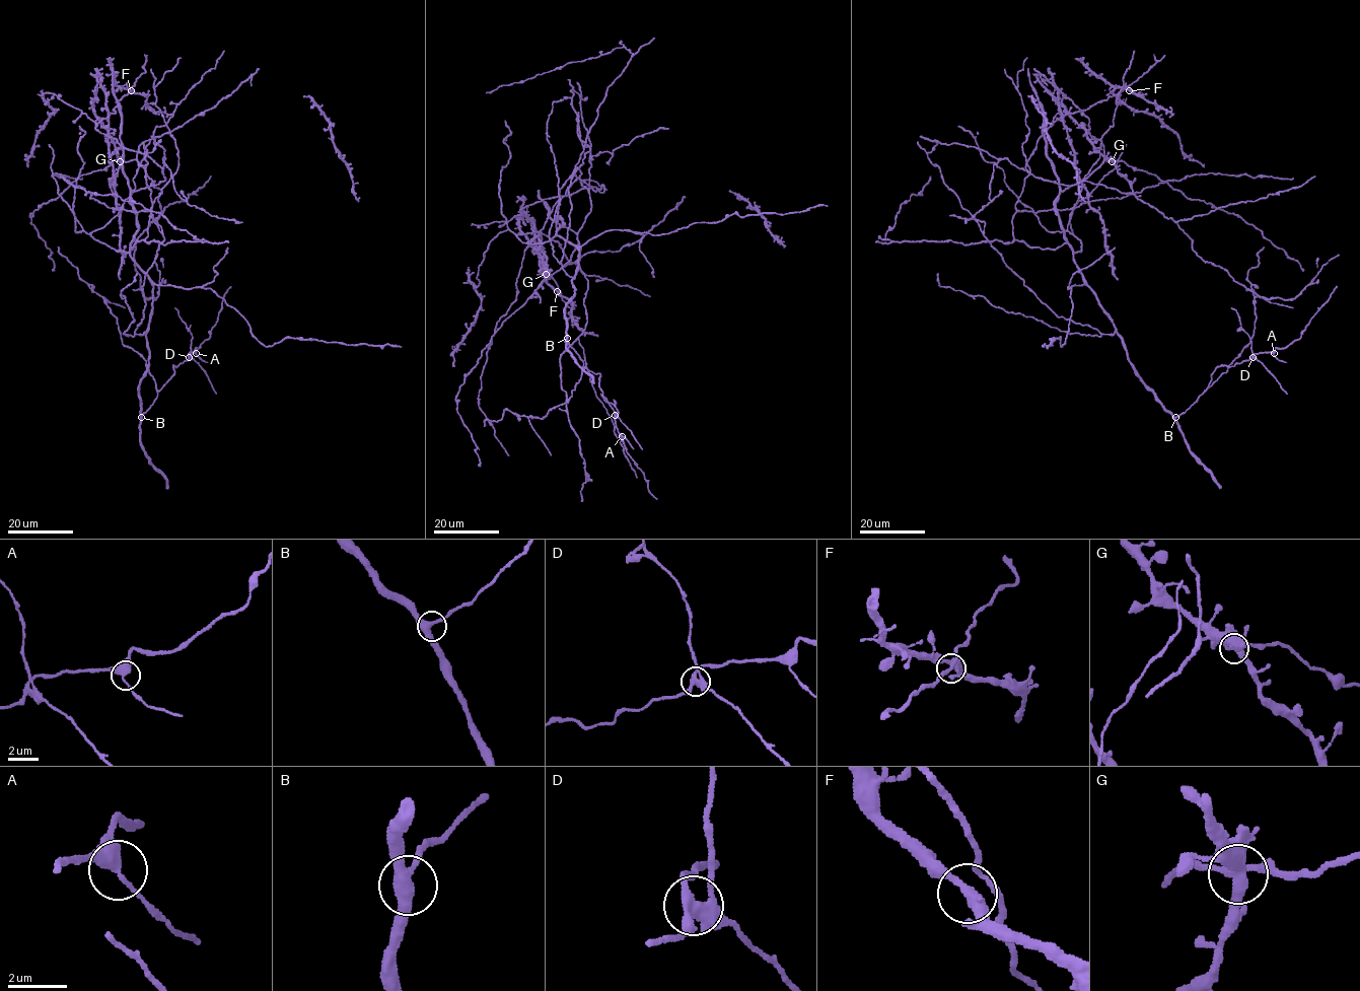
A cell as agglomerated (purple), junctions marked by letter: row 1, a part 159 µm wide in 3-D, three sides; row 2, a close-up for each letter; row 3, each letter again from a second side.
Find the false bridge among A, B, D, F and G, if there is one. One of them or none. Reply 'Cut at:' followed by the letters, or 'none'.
Cut at: D

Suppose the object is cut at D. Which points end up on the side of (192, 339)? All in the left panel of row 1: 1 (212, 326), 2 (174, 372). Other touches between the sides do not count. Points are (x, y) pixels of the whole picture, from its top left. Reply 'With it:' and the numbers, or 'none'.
With it: none

